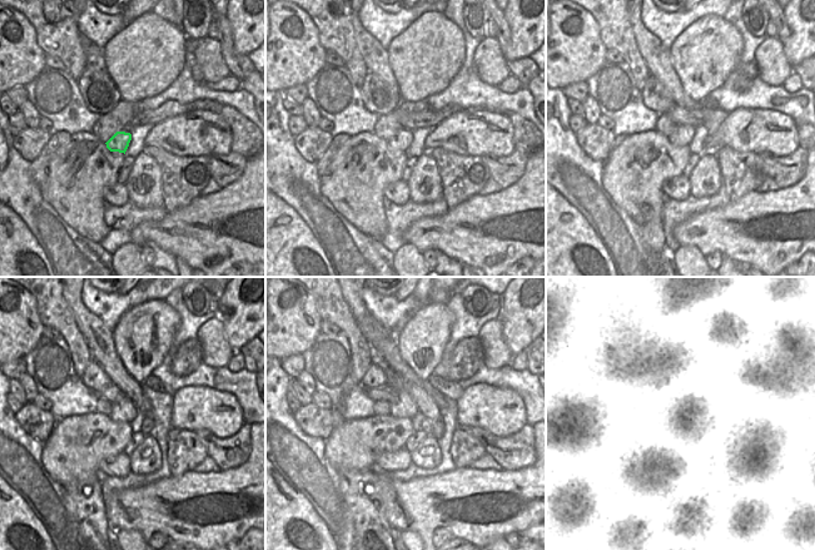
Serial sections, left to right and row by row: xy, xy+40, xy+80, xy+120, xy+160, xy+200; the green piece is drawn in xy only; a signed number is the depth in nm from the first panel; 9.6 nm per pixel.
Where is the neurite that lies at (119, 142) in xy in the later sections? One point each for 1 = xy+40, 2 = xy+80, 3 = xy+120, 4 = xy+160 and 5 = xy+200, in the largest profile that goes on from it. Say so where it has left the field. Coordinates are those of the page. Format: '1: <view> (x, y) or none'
1: xy+40 (401, 142)
2: xy+80 (677, 137)
3: xy+120 (117, 415)
4: xy+160 (396, 411)
5: xy+200 (675, 407)

